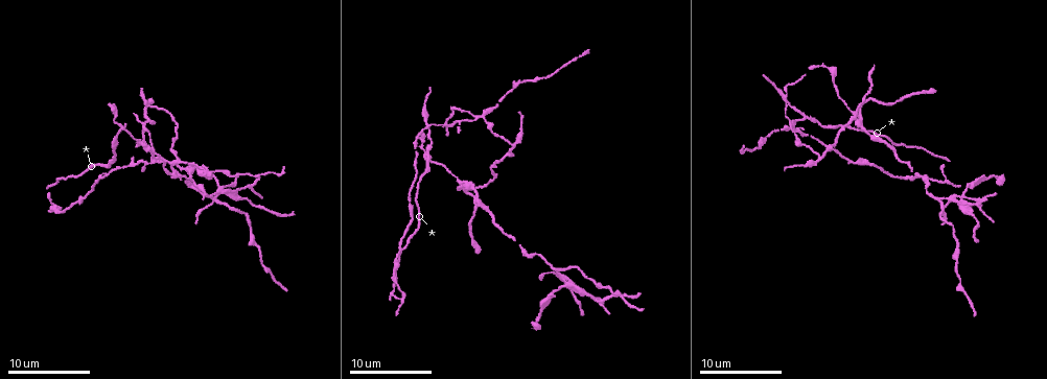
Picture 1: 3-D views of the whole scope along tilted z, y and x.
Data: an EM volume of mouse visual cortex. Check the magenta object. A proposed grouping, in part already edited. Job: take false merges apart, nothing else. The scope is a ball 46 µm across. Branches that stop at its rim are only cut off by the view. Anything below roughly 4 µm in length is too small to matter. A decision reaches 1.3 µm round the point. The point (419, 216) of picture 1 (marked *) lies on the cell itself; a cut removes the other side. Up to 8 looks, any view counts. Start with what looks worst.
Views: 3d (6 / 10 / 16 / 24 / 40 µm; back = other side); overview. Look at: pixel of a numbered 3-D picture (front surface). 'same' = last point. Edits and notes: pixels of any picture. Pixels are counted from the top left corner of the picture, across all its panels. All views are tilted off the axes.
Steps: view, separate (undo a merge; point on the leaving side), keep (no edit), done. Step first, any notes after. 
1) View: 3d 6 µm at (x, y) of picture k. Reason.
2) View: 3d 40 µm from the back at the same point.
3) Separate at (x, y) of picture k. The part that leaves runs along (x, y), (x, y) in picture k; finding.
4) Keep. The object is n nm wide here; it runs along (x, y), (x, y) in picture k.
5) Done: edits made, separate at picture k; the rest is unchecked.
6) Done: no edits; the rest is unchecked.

View: 3d 10 µm at (557, 271) of picture 1. Four arms meet.

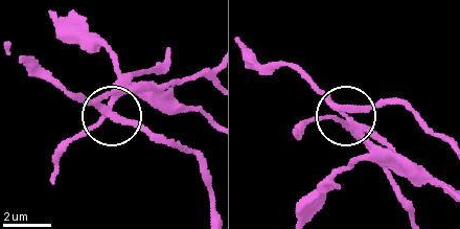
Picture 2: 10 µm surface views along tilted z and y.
Separate at (122, 91) of picture 2. The side arm is 13 µm long; the part that leaves runs along (99, 100), (135, 89), (156, 102), (189, 106), (210, 118) in picture 2; two cells meet here.

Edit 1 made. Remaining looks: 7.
View: 3d 6 µm at (790, 130) of picture 1. Three-way junction.

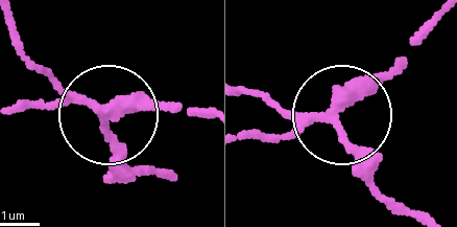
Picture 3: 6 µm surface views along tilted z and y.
Separate at (42, 72) of picture 3. The object is 230 nm wide here; two cells meet here.

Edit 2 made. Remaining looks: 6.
View: overview.

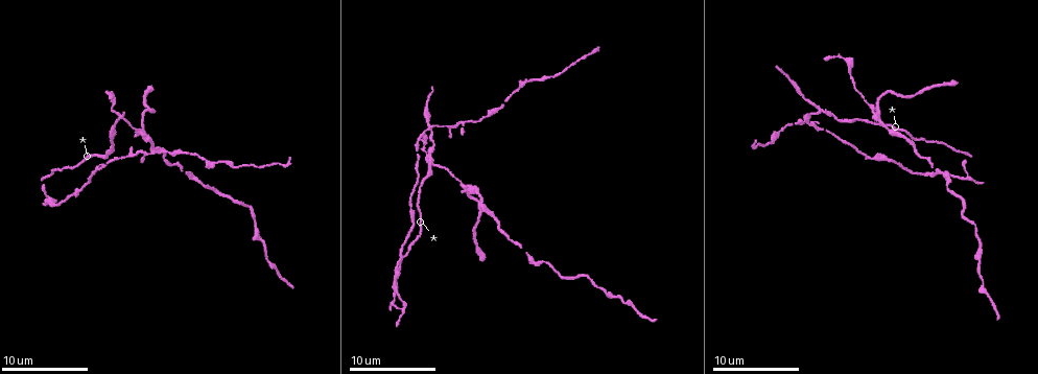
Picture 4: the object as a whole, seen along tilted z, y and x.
View: 3d 16 µm at (878, 105) of picture 4. Two arms in line, one across.

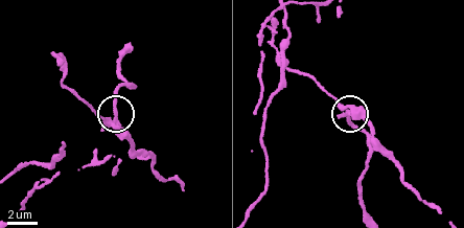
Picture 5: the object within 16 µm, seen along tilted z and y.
Keep. Continuous, no second cell.

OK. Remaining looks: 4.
View: 3d 10 µm at (131, 154) of picture 4. Side arm on a straight run.

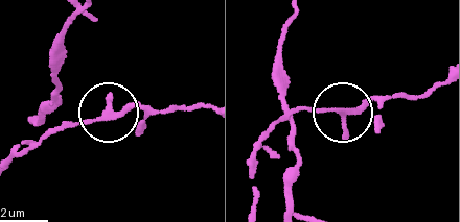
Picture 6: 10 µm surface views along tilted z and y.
Keep. It runs along (253, 208), (252, 158), (282, 120), (304, 107), (419, 95) in picture 6; all the same cell.

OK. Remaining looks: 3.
Done: edits made, separate at picture 2, separate at picture 3; the rest is unchecked.

